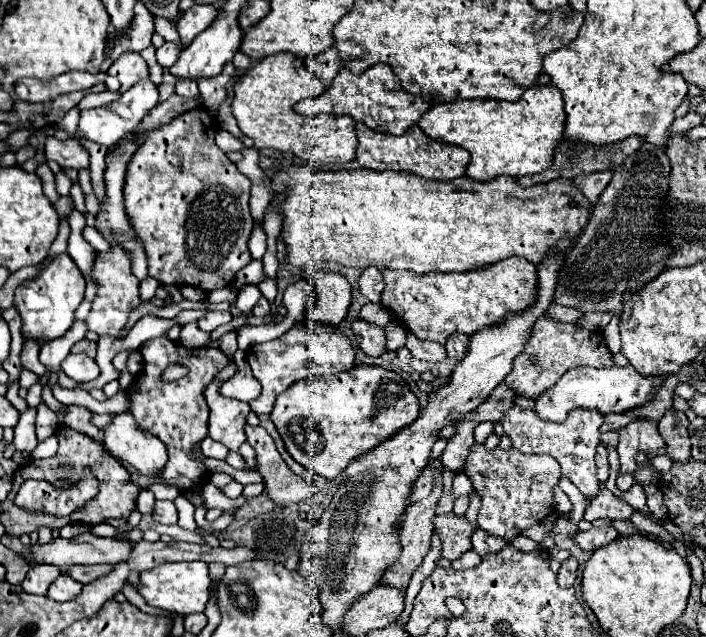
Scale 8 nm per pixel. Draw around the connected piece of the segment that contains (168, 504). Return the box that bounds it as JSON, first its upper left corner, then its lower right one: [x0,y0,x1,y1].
[152,501,178,525]

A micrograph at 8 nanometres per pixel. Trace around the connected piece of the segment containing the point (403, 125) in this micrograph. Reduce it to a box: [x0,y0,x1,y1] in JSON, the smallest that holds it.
[296,63,428,135]

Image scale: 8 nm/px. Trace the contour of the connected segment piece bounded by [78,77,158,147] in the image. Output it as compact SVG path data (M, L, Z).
M150 77L140 79L136 85L132 85L118 101L112 101L104 107L96 107L96 109L86 109L80 111L80 123L78 123L78 133L82 133L86 139L106 145L110 147L112 143L116 143L118 139L122 139L126 133L132 131L132 127L136 127L136 123L142 121L142 117L158 103L158 87L154 85L154 81Z

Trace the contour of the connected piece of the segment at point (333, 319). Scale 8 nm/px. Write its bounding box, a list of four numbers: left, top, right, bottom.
[302,271,352,325]

